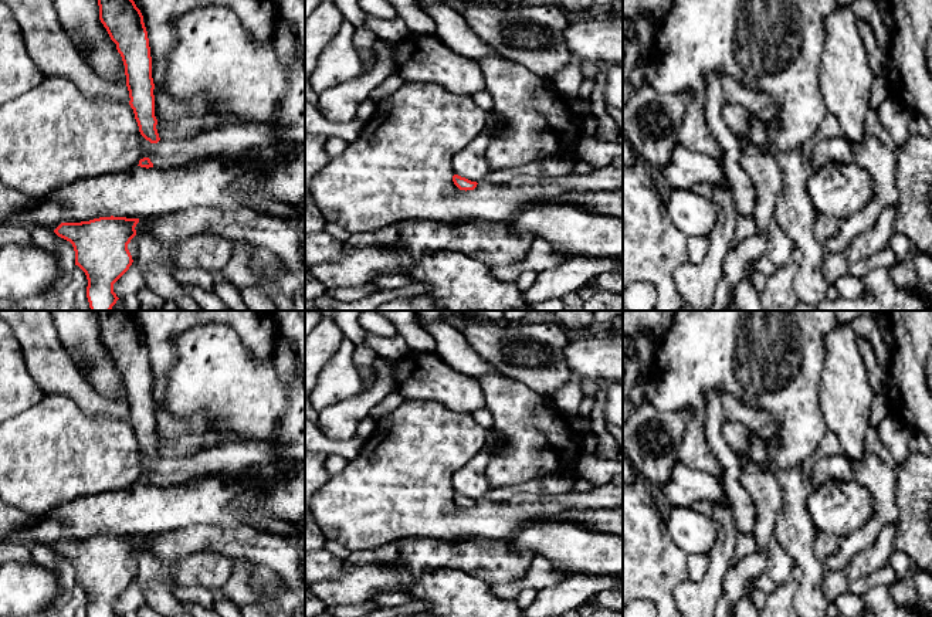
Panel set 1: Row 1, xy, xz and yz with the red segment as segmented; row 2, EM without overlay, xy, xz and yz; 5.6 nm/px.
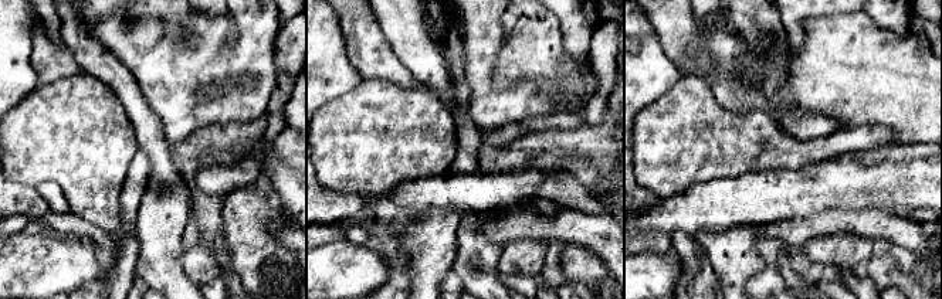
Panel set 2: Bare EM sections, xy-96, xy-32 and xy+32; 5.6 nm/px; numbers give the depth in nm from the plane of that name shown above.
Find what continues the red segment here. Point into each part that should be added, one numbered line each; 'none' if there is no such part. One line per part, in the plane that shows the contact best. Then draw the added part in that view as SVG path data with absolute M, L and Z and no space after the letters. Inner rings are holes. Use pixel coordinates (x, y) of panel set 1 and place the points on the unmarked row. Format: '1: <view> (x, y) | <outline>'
none

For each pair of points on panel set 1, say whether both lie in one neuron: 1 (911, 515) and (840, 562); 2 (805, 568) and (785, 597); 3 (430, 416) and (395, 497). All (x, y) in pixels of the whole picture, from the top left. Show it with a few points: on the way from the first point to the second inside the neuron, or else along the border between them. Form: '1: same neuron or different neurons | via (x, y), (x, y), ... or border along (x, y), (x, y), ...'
1: different neurons | border along (897, 488), (898, 519), (895, 522)
2: different neurons | border along (796, 579), (792, 602)
3: same neuron | via (423, 436), (422, 444), (405, 468), (403, 477)

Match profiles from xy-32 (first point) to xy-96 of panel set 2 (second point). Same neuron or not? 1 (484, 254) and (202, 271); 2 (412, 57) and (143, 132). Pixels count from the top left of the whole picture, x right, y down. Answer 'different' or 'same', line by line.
1: different
2: same

